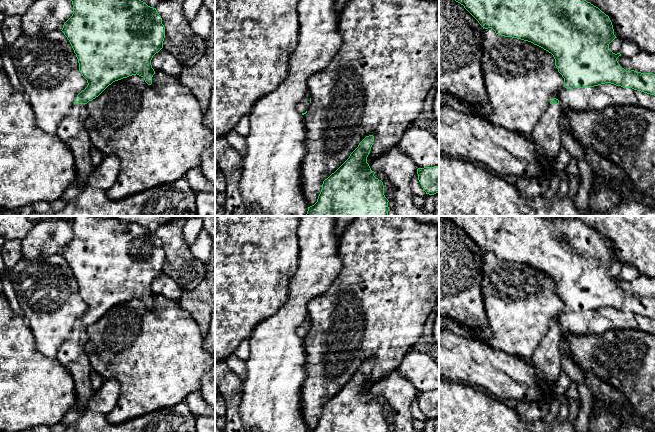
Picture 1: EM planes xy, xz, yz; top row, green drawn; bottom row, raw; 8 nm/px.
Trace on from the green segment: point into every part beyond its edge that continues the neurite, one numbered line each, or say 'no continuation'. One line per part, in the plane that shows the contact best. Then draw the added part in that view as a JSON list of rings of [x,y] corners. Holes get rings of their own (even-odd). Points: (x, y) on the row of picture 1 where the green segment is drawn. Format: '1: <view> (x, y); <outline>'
1: xy (72, 132); [[[74,104],[57,128],[60,140],[71,150],[76,169],[76,180],[86,184],[94,167],[91,163],[92,143],[85,128],[88,115],[86,104]]]

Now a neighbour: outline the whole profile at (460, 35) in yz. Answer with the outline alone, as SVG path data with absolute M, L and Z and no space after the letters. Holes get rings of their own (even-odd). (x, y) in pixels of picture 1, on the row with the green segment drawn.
M439 0L439 91L470 105L487 100L481 59L483 28L455 0Z

